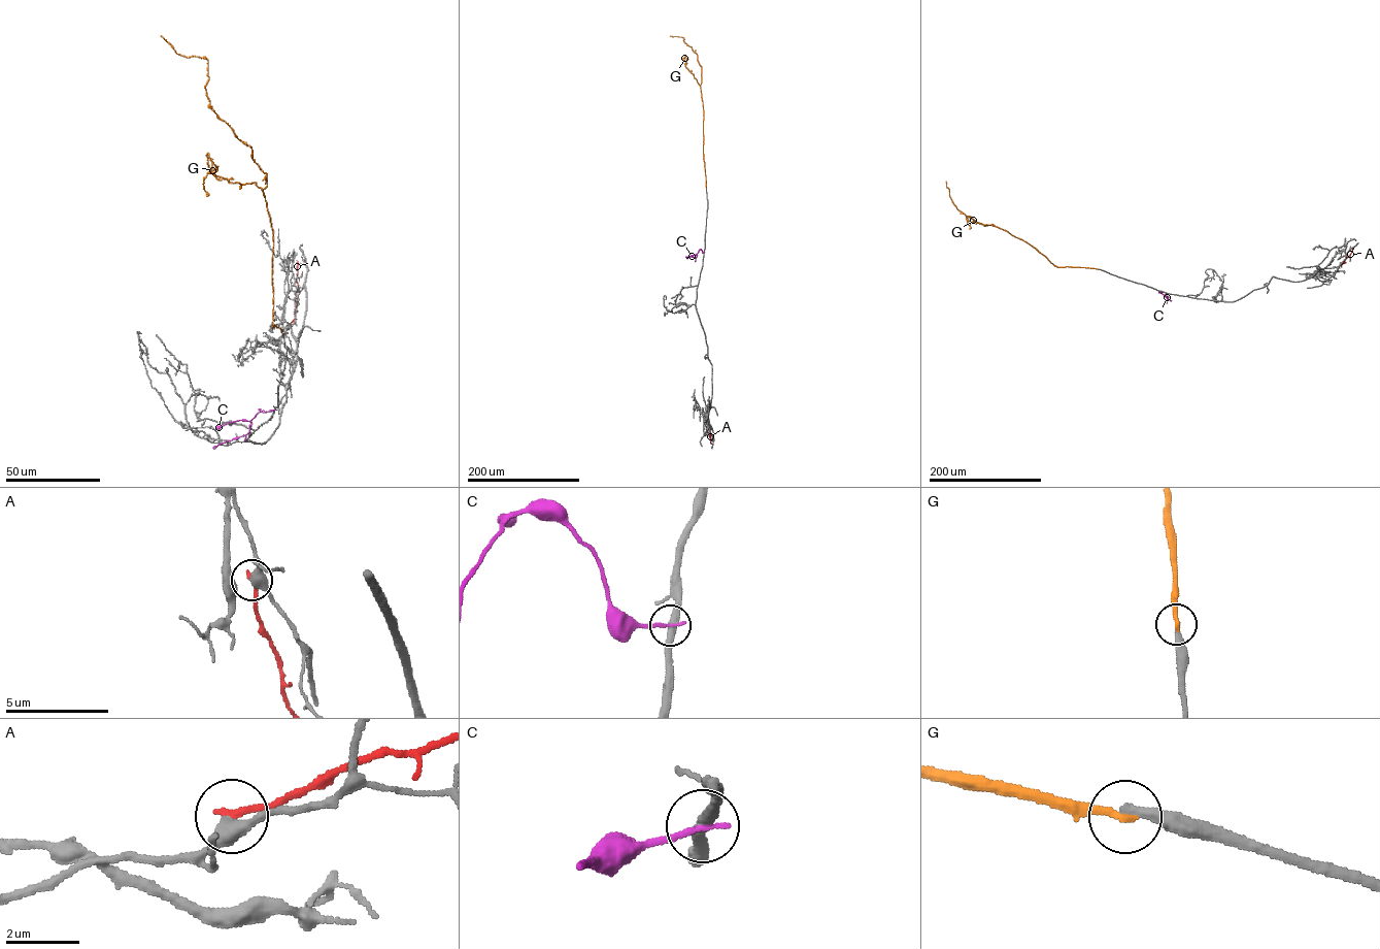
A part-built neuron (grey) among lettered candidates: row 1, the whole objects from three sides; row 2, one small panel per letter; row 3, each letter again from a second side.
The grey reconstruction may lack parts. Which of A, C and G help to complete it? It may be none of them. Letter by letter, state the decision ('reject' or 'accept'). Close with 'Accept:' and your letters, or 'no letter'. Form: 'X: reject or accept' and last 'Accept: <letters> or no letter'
A: reject
C: reject
G: reject
Accept: no letter

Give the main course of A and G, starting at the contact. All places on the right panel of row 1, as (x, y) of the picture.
A: (1337, 266), (1352, 248)
G: (1099, 269), (1056, 266), (1035, 248), (1006, 231), (977, 223), (956, 208), (946, 181)

